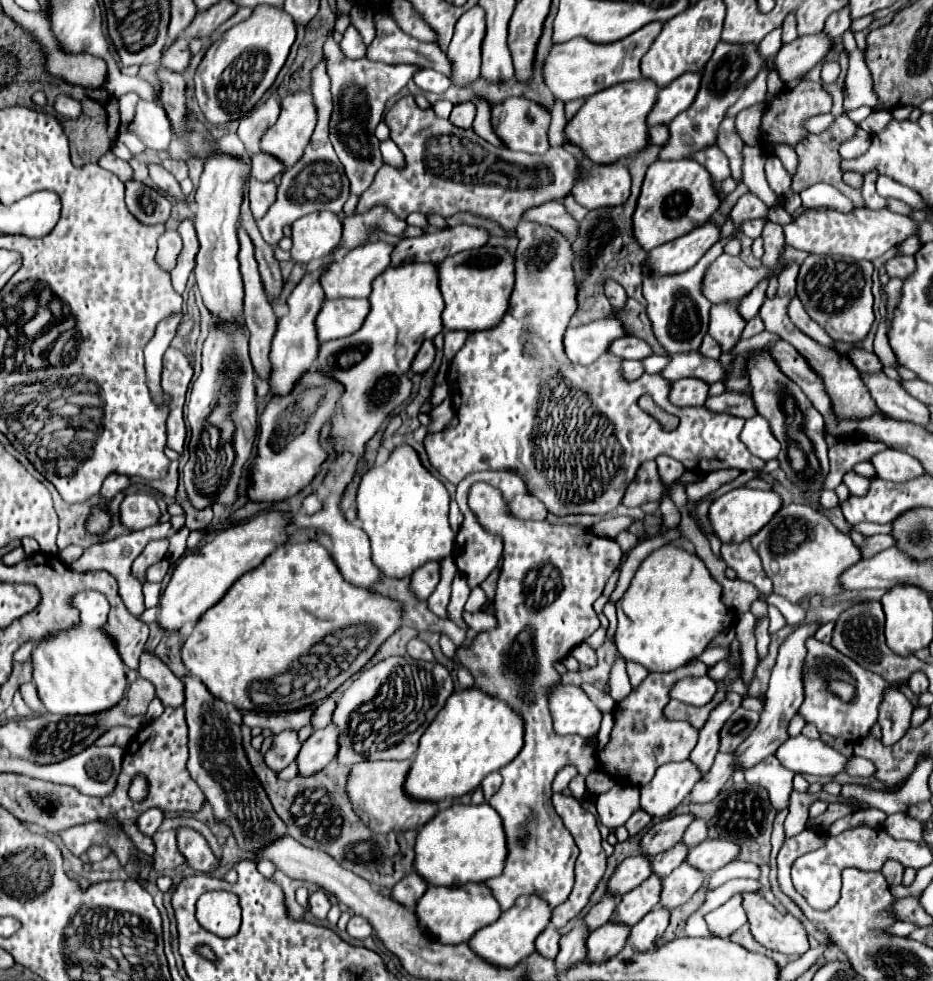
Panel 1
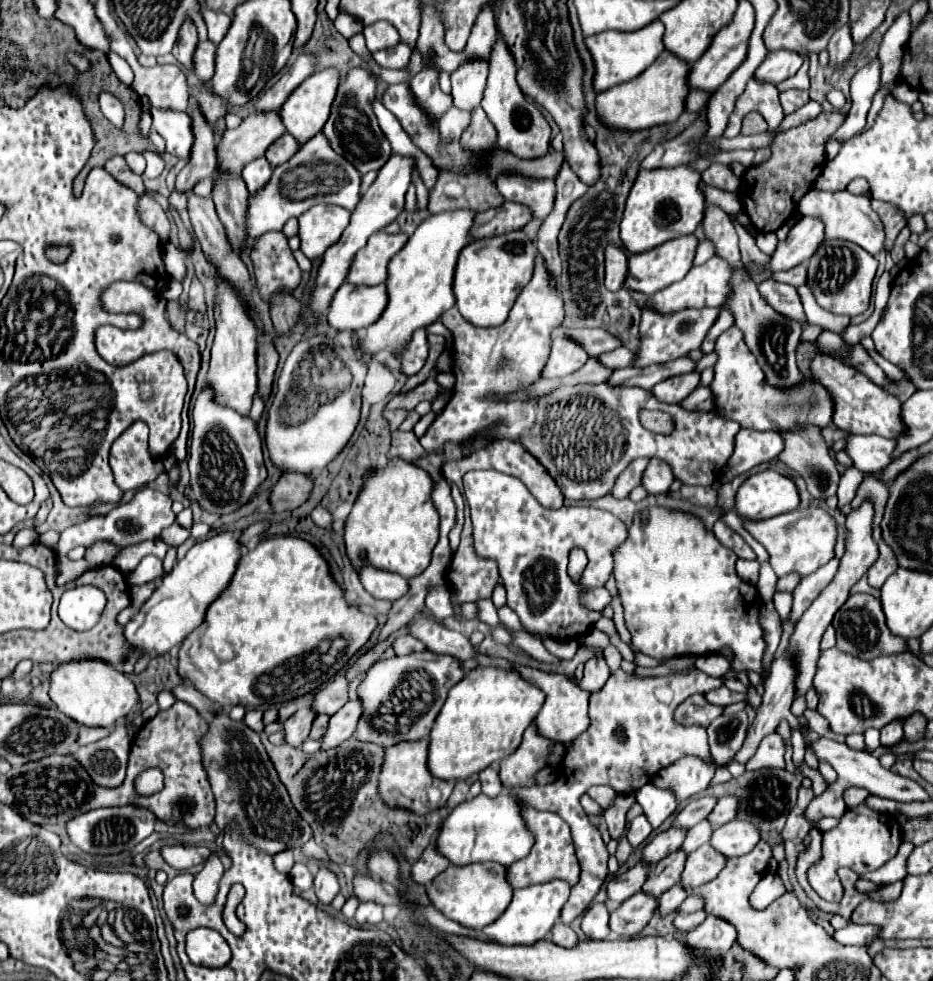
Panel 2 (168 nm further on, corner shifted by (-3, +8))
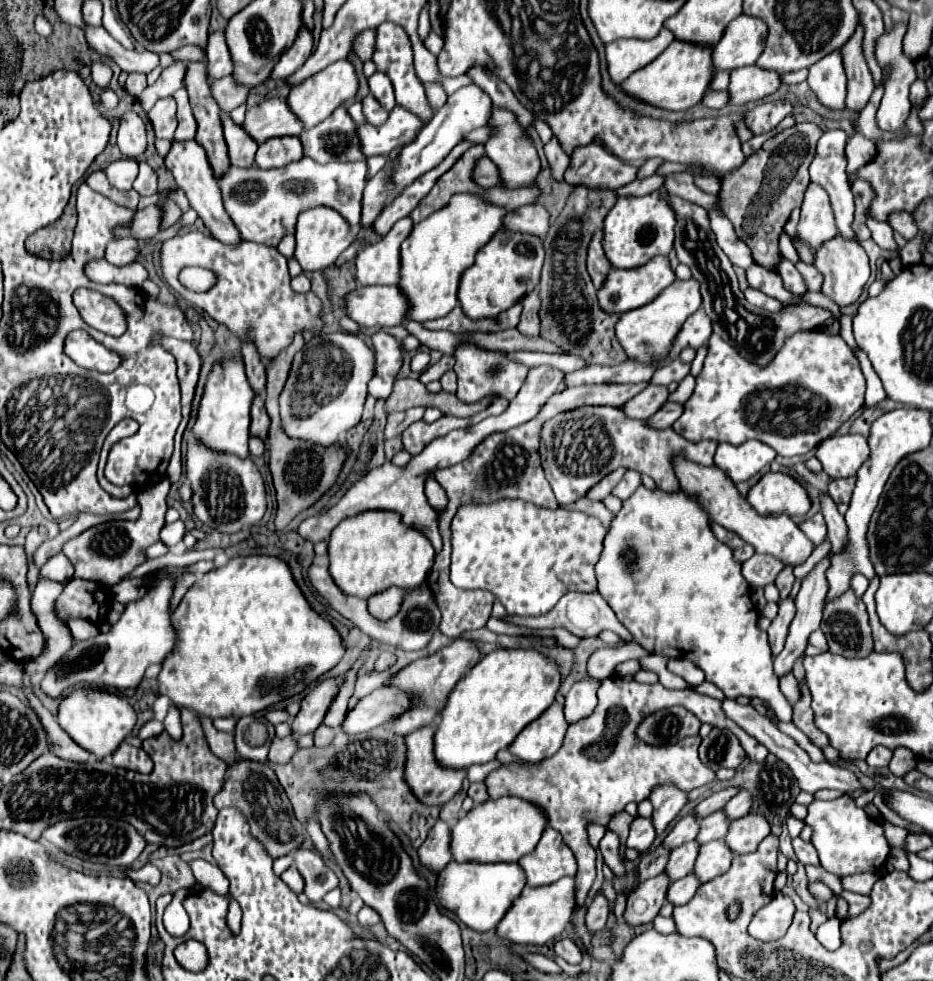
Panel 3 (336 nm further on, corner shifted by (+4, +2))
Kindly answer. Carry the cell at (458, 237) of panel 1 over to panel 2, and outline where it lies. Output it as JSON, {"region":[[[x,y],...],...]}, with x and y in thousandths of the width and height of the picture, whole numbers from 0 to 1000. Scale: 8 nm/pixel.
{"region":[[[540,207],[527,215],[512,217],[508,221],[506,229],[506,244],[519,244],[519,242],[529,242],[529,240],[540,240],[547,235],[553,235],[562,231],[570,223],[568,213],[555,207]]]}

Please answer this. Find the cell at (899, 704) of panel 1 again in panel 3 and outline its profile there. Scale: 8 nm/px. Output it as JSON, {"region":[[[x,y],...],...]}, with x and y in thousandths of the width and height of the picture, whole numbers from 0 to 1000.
{"region":[[[938,761],[931,770],[929,770],[929,780],[931,782],[951,782],[953,776],[955,776],[955,770],[957,766],[951,764],[951,761]]]}

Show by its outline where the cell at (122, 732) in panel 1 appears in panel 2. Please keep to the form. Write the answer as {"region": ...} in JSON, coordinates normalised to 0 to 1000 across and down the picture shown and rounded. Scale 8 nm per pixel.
{"region":[[[88,741],[88,743],[86,743],[86,751],[84,751],[84,759],[92,759],[92,757],[107,755],[107,753],[111,753],[118,745],[120,745],[120,741]]]}

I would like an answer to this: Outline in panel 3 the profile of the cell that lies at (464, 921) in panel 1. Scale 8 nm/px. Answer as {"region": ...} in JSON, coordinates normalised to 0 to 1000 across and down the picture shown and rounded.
{"region":[[[483,878],[473,890],[468,900],[468,918],[486,929],[492,939],[496,939],[501,945],[509,949],[524,949],[531,947],[533,941],[539,937],[539,933],[546,929],[550,918],[558,912],[563,898],[563,888],[556,884],[556,880],[490,880]]]}

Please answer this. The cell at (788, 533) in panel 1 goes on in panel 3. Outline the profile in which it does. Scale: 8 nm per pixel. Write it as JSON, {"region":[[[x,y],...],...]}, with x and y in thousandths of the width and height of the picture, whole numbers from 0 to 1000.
{"region":[[[723,464],[721,466],[721,478],[723,478],[723,484],[728,488],[730,498],[743,503],[751,511],[751,515],[760,521],[762,531],[766,531],[766,533],[779,537],[781,541],[790,543],[794,549],[805,554],[811,564],[829,566],[829,568],[833,568],[833,570],[837,570],[839,574],[846,574],[846,576],[856,576],[869,566],[871,554],[856,541],[856,537],[844,525],[831,527],[831,525],[809,523],[809,519],[792,503],[788,492],[781,490],[781,486],[777,482],[773,482],[773,478],[768,478],[766,474],[760,474],[760,476],[747,474],[747,472],[736,470],[730,464]]]}

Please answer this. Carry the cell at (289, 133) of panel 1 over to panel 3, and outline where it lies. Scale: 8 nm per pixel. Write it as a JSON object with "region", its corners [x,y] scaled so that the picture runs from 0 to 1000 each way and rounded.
{"region":[[[365,60],[365,62],[359,62],[357,66],[348,68],[344,74],[338,74],[335,78],[314,87],[314,91],[308,99],[308,105],[310,105],[312,113],[327,125],[327,131],[331,131],[331,129],[338,129],[340,125],[344,125],[346,121],[350,121],[363,107],[378,101],[383,97],[383,93],[385,93],[385,83],[383,83],[380,68],[372,60]]]}

